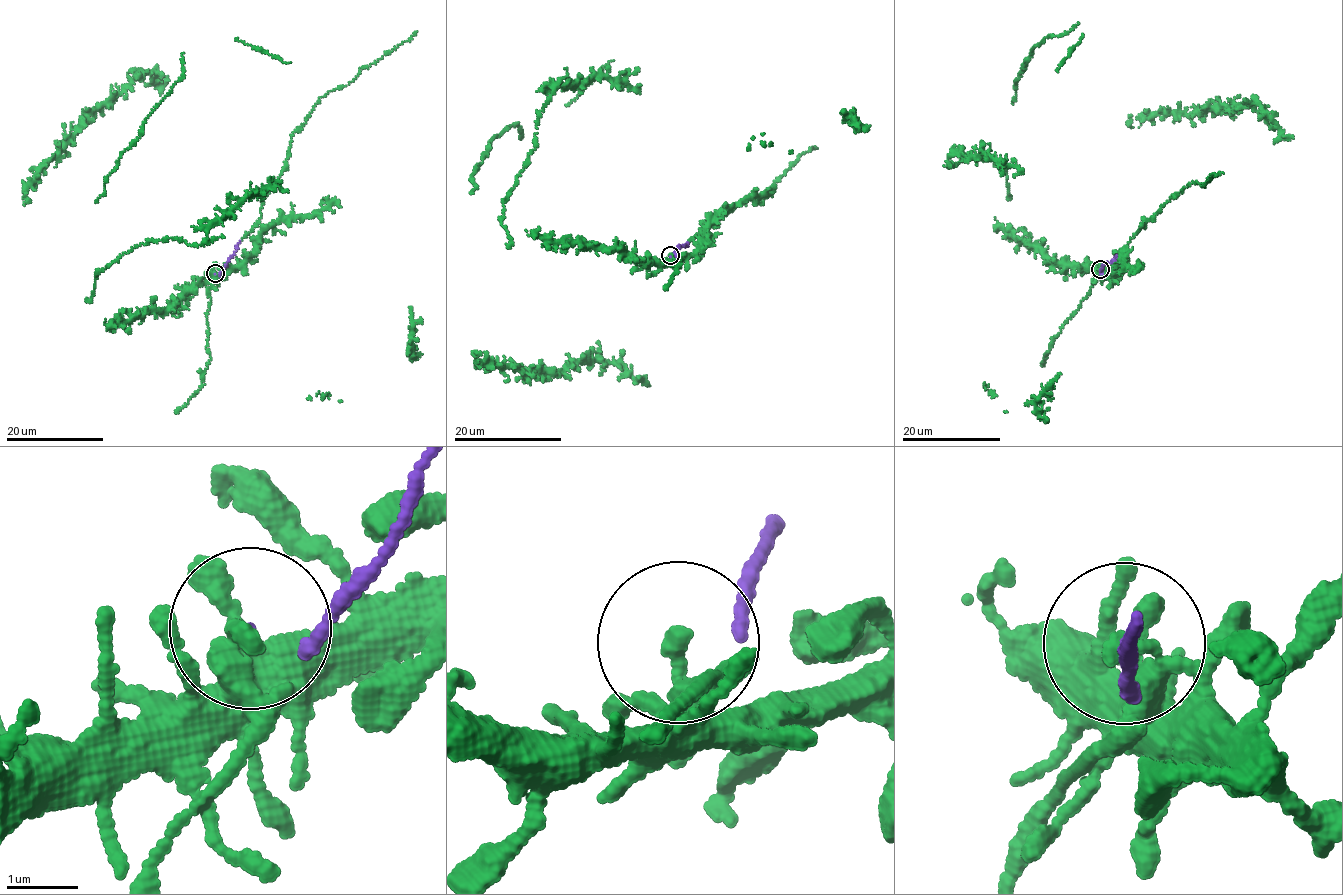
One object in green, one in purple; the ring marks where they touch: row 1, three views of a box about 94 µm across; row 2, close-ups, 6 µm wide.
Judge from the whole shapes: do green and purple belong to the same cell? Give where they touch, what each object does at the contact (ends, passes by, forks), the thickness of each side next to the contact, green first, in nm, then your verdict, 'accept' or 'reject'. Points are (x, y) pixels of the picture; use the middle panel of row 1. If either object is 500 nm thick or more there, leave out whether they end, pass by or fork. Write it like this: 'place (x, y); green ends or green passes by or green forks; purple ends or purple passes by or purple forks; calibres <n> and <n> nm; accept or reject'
place (670, 255); green passes by; purple ends; calibres 170 and 90 nm; accept

